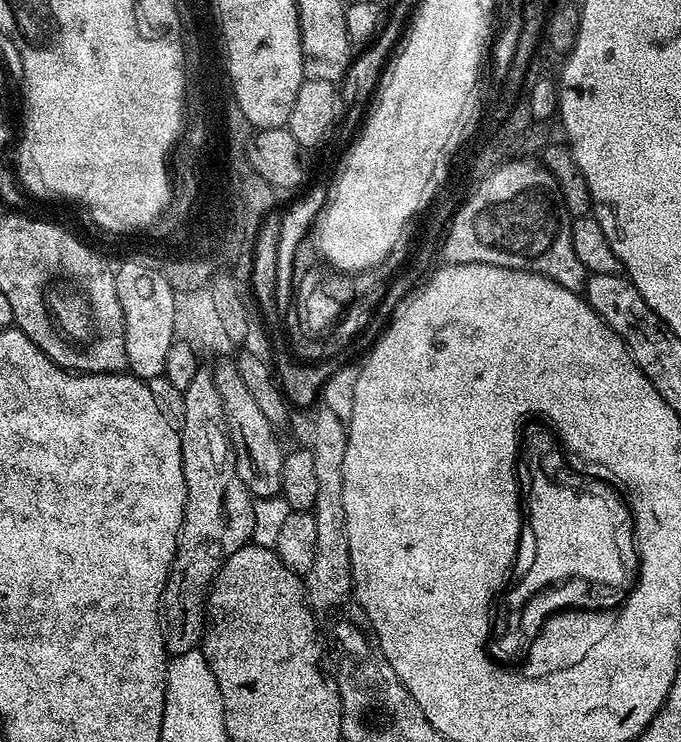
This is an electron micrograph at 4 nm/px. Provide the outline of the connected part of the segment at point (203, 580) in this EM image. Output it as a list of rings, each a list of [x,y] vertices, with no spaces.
[[[201,370],[198,374],[194,374],[194,382],[190,382],[190,386],[186,386],[183,393],[184,421],[178,431],[180,453],[184,463],[186,502],[182,526],[176,535],[176,557],[172,559],[172,568],[168,571],[168,581],[164,584],[164,594],[160,598],[164,651],[169,657],[191,652],[203,641],[208,589],[212,587],[212,582],[223,566],[224,560],[230,558],[234,550],[249,543],[254,530],[254,497],[242,482],[242,478],[238,478],[236,456],[232,452],[232,439],[228,436],[226,414],[222,410],[222,397],[218,394],[218,386],[214,386],[212,372]]]

